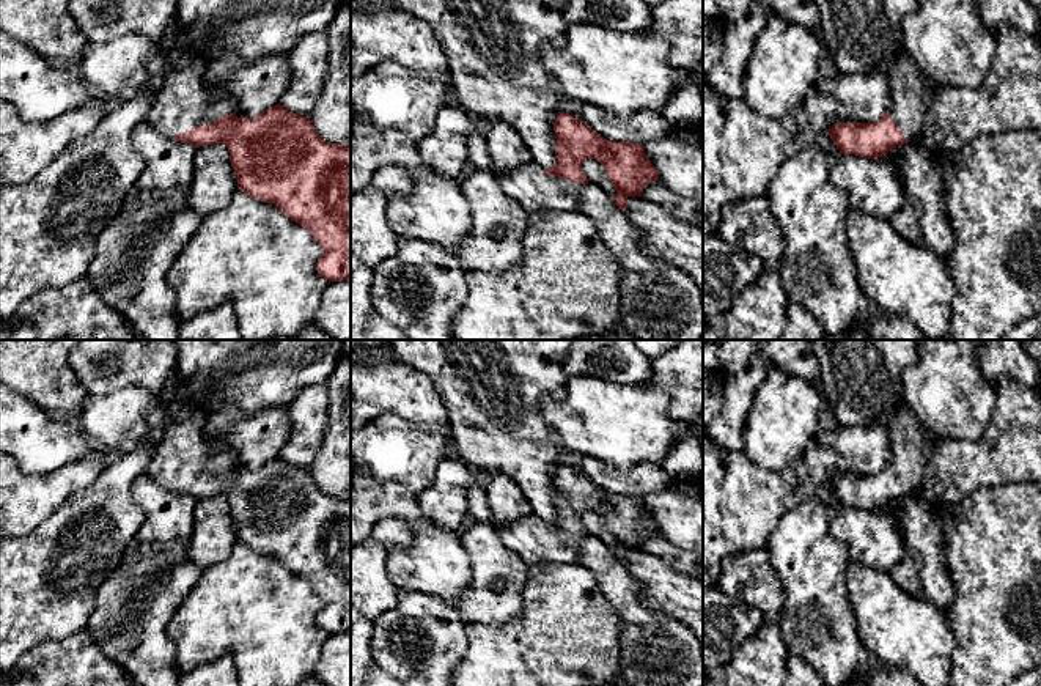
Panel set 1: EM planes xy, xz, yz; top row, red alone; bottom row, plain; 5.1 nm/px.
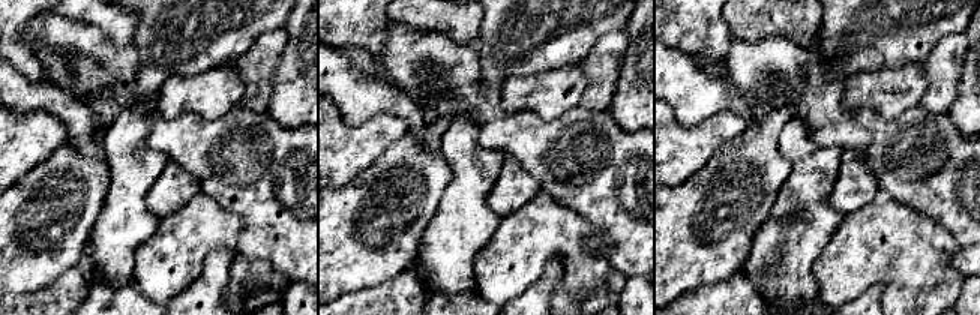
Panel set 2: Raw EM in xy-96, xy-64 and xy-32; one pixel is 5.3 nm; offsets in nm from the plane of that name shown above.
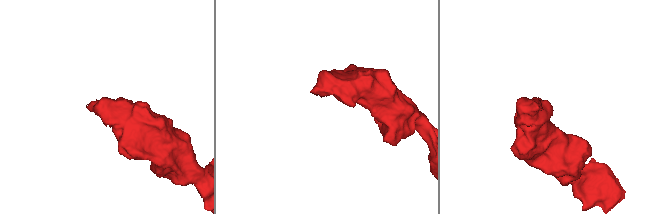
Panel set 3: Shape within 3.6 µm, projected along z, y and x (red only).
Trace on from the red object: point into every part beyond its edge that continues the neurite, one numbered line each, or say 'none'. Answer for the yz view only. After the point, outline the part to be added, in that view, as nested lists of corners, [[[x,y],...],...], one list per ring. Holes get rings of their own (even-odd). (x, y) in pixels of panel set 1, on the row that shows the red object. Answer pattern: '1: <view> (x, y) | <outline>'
1: yz (911, 90) | [[[903,50],[888,76],[888,88],[888,115],[898,124],[907,142],[918,140],[931,98],[937,90],[936,83]]]

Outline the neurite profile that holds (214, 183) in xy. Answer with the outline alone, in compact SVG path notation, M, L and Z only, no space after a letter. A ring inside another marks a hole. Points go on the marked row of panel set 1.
M225 143L197 148L187 205L206 217L228 206L236 190L237 179Z

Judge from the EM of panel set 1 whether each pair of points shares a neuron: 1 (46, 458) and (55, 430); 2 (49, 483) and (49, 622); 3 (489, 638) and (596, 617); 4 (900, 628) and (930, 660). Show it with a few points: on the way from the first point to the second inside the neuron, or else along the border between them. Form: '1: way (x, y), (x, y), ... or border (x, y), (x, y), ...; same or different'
1: way (46, 452), (46, 442), (52, 436); same
2: border (76, 491), (35, 529), (18, 537); different
3: way (516, 636), (570, 634); same
4: way (908, 636), (923, 652); same

